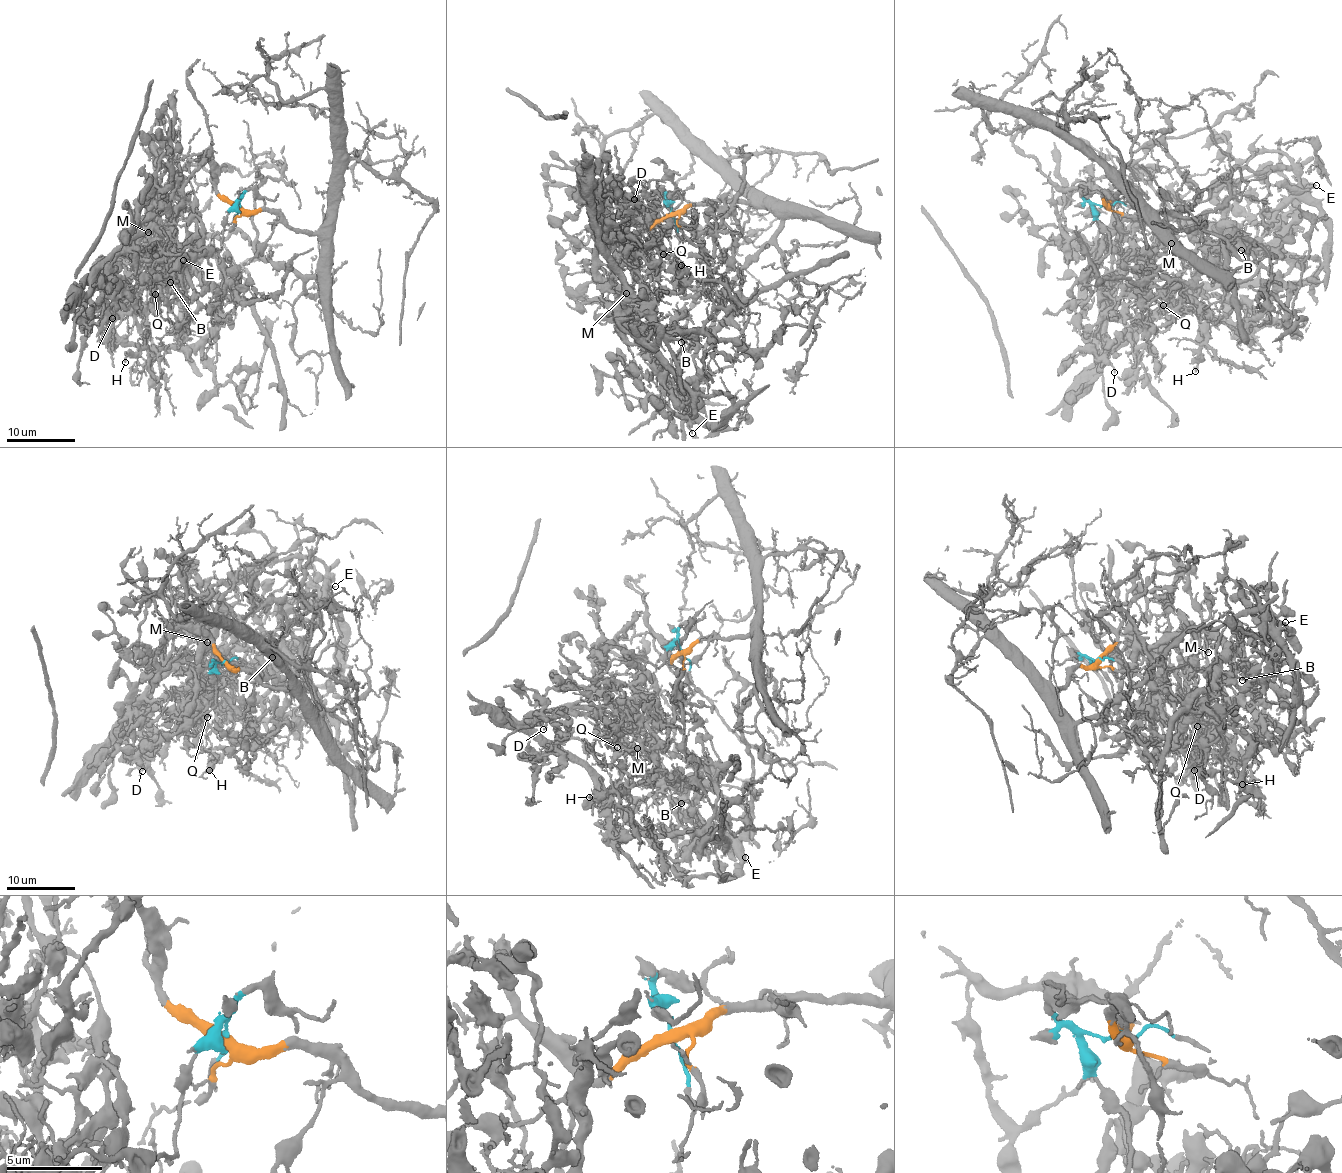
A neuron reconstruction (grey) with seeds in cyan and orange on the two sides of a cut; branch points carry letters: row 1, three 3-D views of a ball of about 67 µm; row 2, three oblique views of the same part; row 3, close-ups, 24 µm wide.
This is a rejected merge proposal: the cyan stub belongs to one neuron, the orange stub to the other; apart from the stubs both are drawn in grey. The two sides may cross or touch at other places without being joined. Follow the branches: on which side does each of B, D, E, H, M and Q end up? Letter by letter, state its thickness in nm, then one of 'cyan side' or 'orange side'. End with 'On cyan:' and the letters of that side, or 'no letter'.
B: 110 nm thick; cyan side
D: 120 nm thick; cyan side
E: 130 nm thick; cyan side
H: 200 nm thick; cyan side
M: 120 nm thick; cyan side
Q: 180 nm thick; cyan side
On cyan: B, D, E, H, M, Q

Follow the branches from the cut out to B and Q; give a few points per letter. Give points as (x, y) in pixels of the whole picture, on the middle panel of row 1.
B: (671, 213), (666, 204), (681, 202), (664, 181), (639, 239), (626, 310), (687, 334), (690, 342), (681, 343)
Q: (671, 213), (666, 204), (681, 202), (671, 181), (652, 179), (634, 196), (650, 224), (648, 248), (662, 254)

